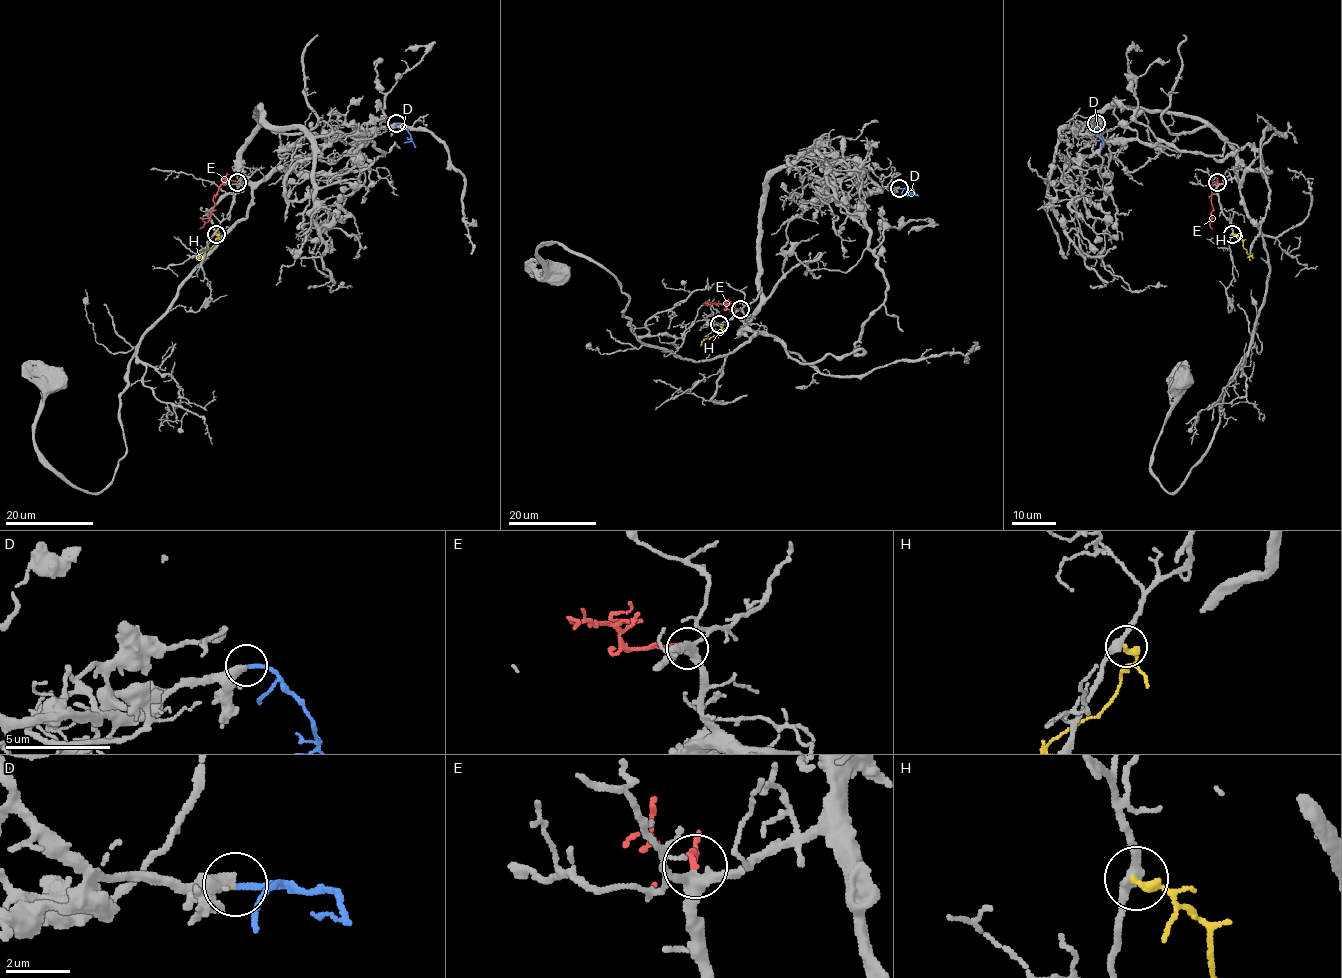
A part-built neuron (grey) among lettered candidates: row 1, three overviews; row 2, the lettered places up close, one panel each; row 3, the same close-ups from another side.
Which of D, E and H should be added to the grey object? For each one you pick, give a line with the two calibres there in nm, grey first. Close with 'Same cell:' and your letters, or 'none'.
D: calibres 320 and 190 nm
E: calibres 320 and 170 nm
Same cell: D, E

